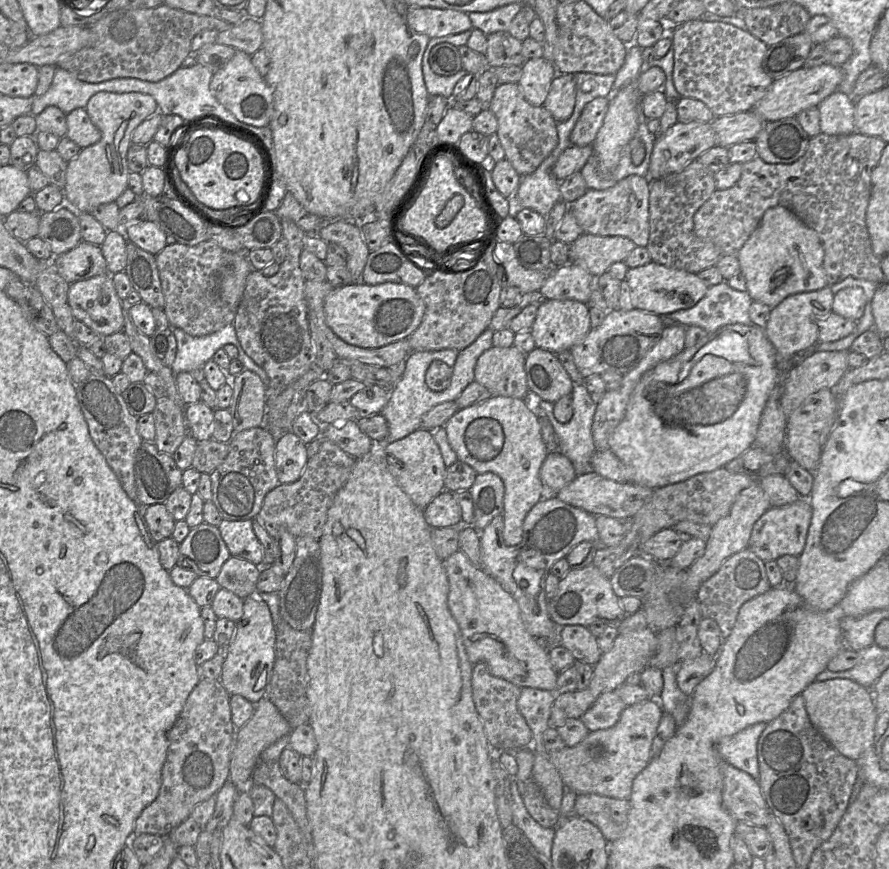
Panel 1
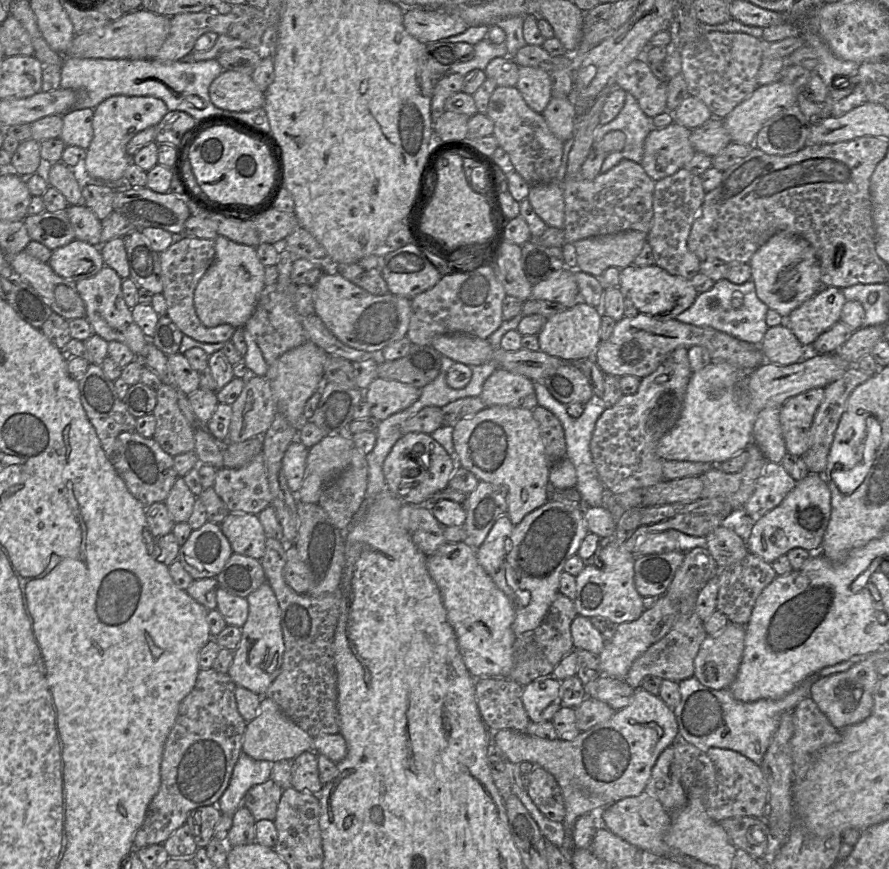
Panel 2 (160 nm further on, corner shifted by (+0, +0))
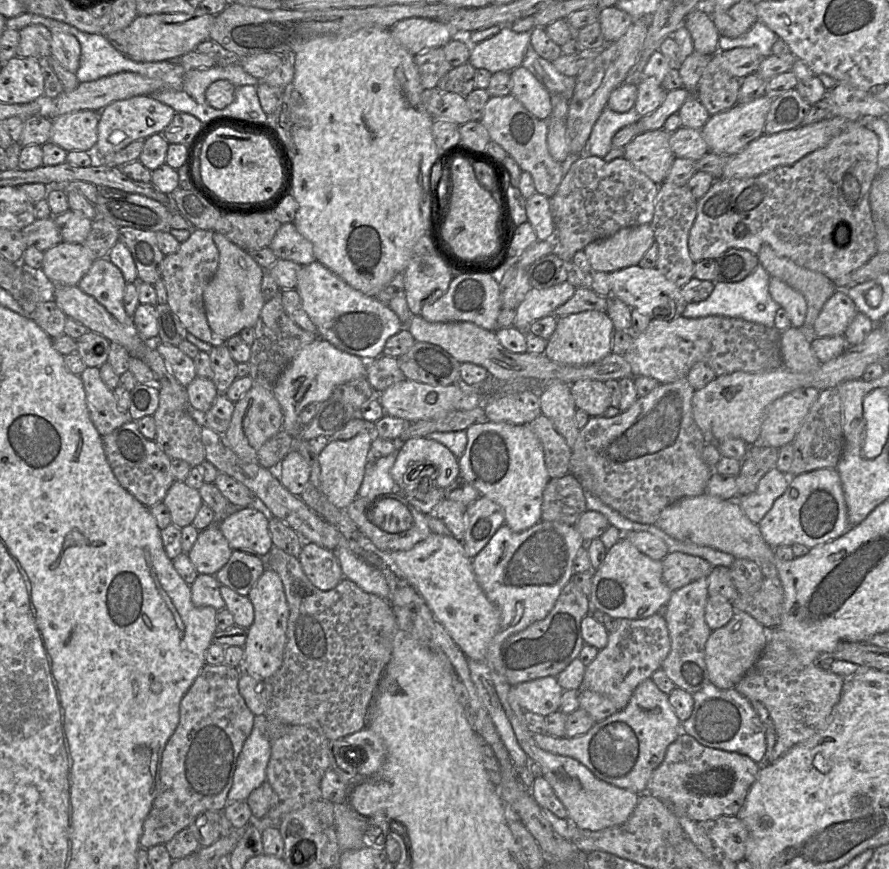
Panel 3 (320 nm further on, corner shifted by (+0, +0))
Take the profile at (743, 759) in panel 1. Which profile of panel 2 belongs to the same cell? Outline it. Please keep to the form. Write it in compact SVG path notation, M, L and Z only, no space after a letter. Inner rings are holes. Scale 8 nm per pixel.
M813 674L790 693L778 700L761 699L742 702L727 689L714 690L702 685L695 677L679 682L681 699L673 709L678 724L678 738L698 748L723 748L733 750L761 766L764 754L779 727L783 713L793 711L803 699L810 697L812 684L821 678Z

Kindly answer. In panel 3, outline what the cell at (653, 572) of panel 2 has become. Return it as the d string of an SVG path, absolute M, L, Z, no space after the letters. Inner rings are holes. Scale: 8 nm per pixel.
M680 552L668 553L662 562L662 579L674 592L702 577L708 577L713 566L706 560Z

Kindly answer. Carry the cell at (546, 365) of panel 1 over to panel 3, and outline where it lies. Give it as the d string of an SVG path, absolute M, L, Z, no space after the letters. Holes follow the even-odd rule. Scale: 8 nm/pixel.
M581 379L570 384L570 389L576 407L590 417L603 416L611 406L610 392L602 381Z

